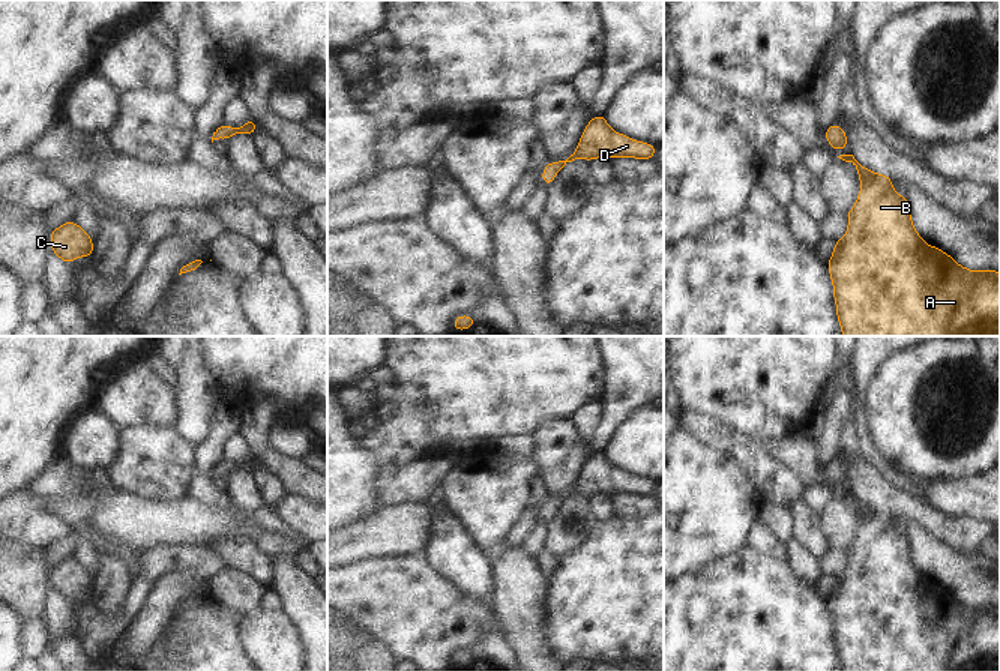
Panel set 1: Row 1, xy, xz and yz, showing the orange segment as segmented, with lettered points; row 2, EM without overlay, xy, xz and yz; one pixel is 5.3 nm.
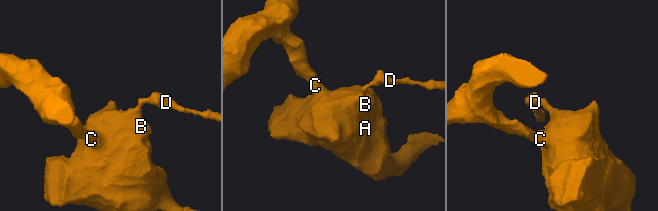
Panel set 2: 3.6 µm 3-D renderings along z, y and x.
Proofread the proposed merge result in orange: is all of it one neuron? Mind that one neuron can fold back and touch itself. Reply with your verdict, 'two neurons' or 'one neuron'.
one neuron

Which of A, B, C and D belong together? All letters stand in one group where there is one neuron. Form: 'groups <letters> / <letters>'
groups A B C D

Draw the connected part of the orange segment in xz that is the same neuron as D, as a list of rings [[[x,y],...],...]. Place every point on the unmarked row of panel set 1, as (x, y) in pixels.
[[[595,452],[586,462],[575,488],[559,498],[548,498],[542,506],[542,518],[550,524],[557,509],[575,495],[593,497],[607,494],[637,494],[640,497],[652,495],[658,483],[631,476],[610,464],[605,452]]]

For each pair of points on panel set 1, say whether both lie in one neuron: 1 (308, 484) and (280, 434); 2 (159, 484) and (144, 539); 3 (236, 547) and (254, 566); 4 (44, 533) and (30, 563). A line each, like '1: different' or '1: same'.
1: different
2: different
3: same
4: different

